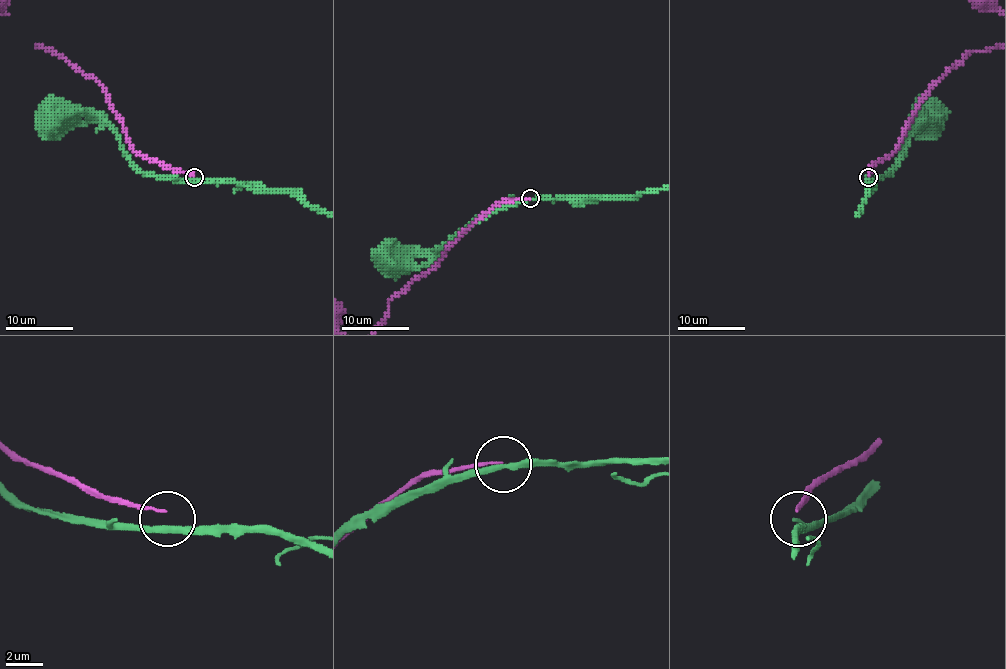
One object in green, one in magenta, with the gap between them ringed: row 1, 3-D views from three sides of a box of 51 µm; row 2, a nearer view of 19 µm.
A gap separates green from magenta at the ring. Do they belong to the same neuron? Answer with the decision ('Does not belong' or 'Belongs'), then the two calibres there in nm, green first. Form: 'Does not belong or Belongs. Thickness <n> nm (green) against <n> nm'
Does not belong. Thickness 360 nm (green) against 130 nm

